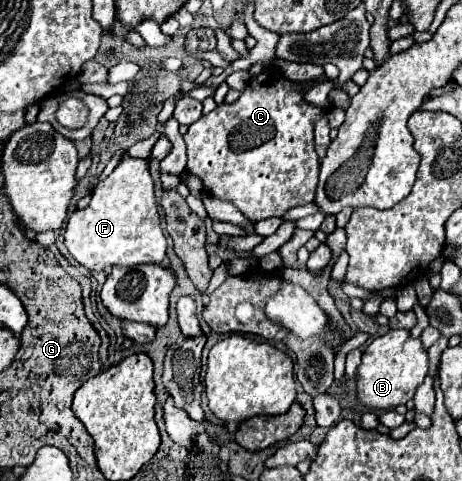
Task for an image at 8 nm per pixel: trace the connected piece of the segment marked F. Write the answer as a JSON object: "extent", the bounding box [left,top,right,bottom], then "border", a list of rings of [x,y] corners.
{"extent":[65,157,165,271],"border":[[[125,157],[107,179],[97,181],[91,191],[91,203],[85,209],[77,209],[67,221],[65,247],[89,271],[103,271],[113,265],[165,263],[165,235],[147,159]]]}

